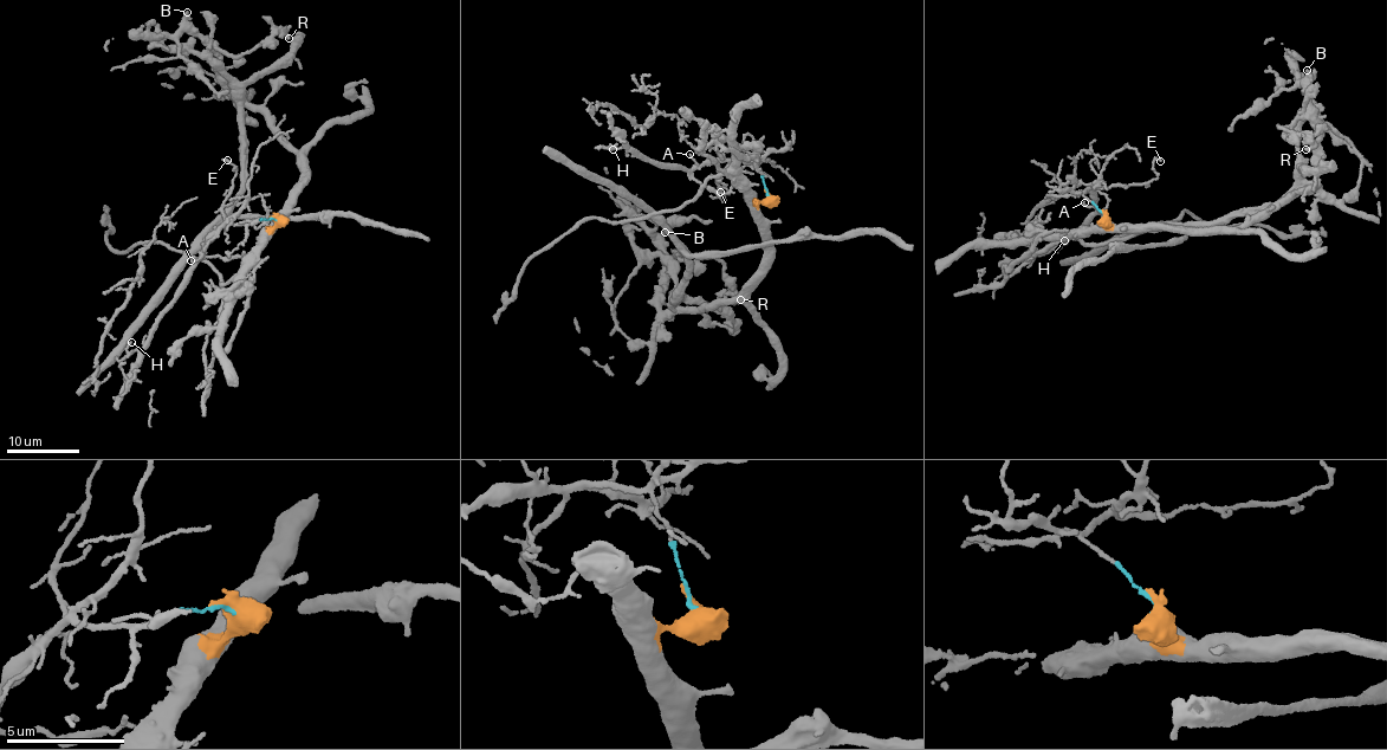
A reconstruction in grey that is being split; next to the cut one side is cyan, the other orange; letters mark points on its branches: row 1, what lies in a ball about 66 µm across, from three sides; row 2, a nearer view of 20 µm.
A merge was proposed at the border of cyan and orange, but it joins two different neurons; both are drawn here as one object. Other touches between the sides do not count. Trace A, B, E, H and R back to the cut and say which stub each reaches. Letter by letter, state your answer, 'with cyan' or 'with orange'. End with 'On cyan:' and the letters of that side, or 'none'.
A: with cyan
B: with orange
E: with cyan
H: with cyan
R: with orange
On cyan: A, E, H

